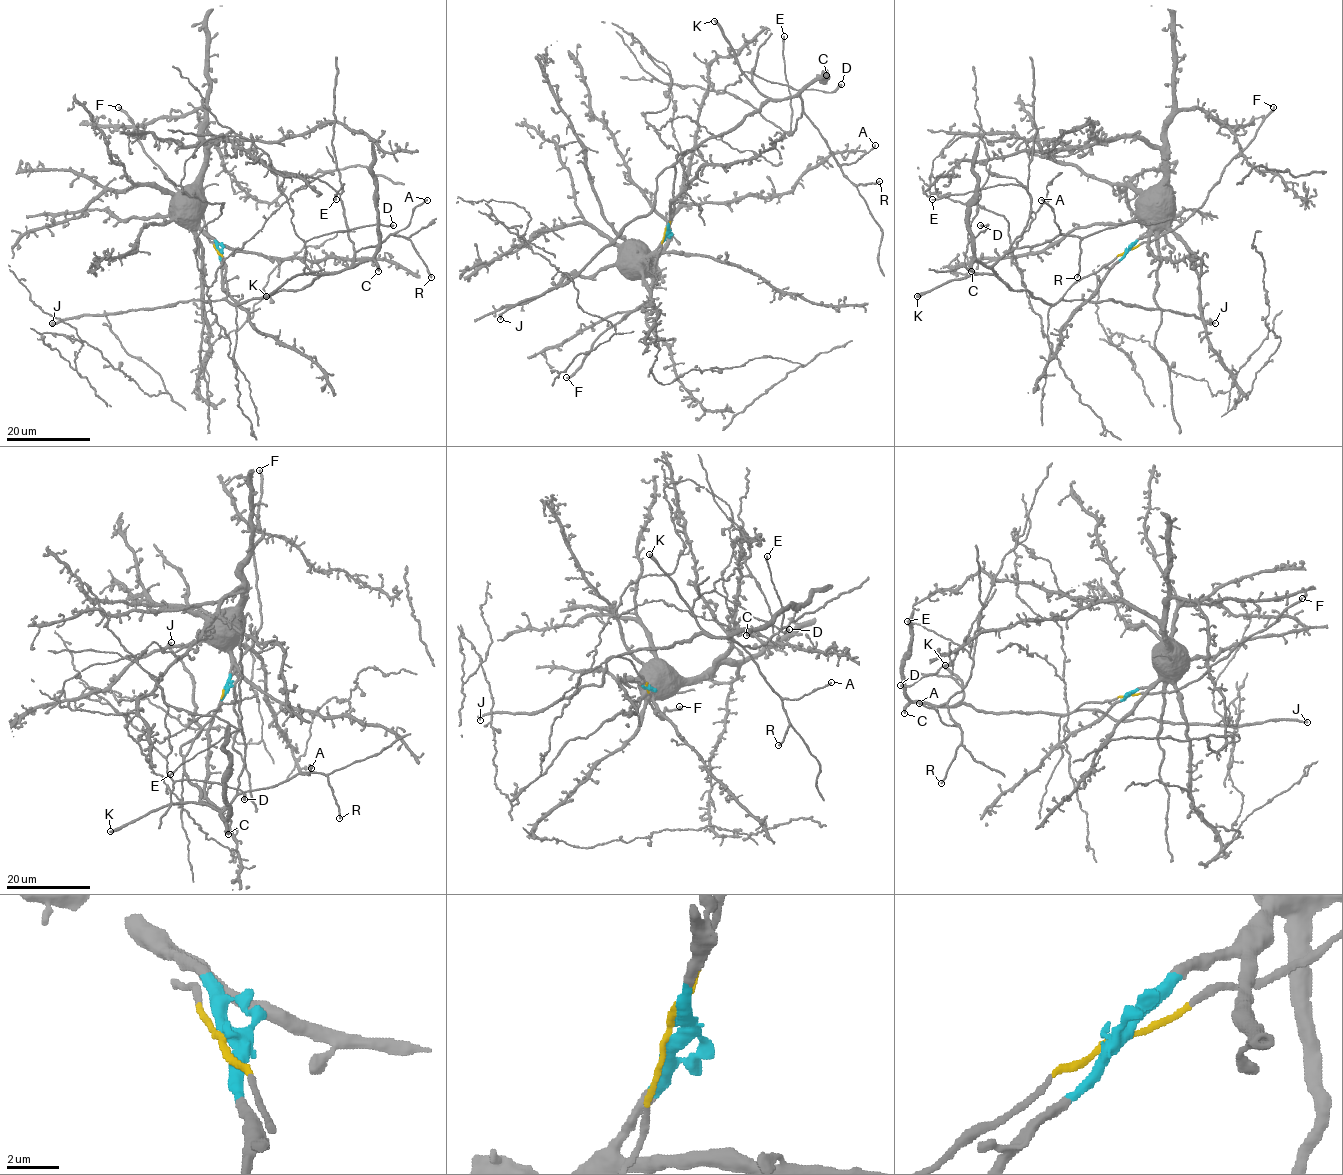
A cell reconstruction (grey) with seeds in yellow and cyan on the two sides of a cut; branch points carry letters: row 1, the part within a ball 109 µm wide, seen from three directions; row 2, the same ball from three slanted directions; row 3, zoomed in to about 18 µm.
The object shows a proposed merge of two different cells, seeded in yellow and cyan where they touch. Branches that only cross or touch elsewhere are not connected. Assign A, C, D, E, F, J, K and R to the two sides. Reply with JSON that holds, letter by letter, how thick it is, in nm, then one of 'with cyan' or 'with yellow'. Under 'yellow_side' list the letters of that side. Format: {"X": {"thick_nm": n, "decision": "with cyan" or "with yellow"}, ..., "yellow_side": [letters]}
{"A": {"thick_nm": 190, "decision": "with yellow"}, "C": {"thick_nm": 400, "decision": "with yellow"}, "D": {"thick_nm": 280, "decision": "with yellow"}, "E": {"thick_nm": 200, "decision": "with yellow"}, "F": {"thick_nm": 280, "decision": "with yellow"}, "J": {"thick_nm": 340, "decision": "with yellow"}, "K": {"thick_nm": 400, "decision": "with yellow"}, "R": {"thick_nm": 190, "decision": "with yellow"}, "yellow_side": ["A", "C", "D", "E", "F", "J", "K", "R"]}

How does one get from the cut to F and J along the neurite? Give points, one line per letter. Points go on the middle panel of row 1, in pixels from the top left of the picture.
F: (666, 232), (654, 267), (651, 296), (595, 340), (580, 365), (566, 377)
J: (666, 232), (671, 167), (657, 177), (648, 214), (633, 218), (572, 277), (518, 301), (501, 319)

